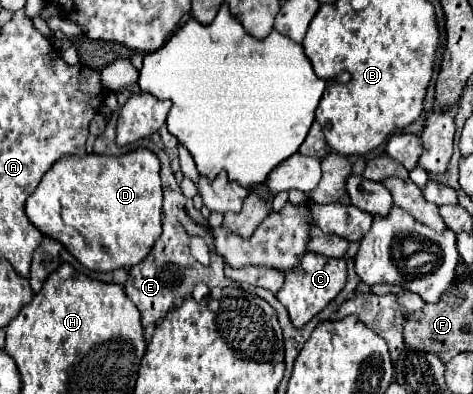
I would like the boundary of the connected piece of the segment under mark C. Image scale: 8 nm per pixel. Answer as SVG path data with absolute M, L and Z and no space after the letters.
M305 253L301 267L287 273L283 289L277 293L277 299L289 311L289 319L295 327L303 327L313 315L325 309L345 287L347 283L347 265L345 259L329 259L317 253Z

